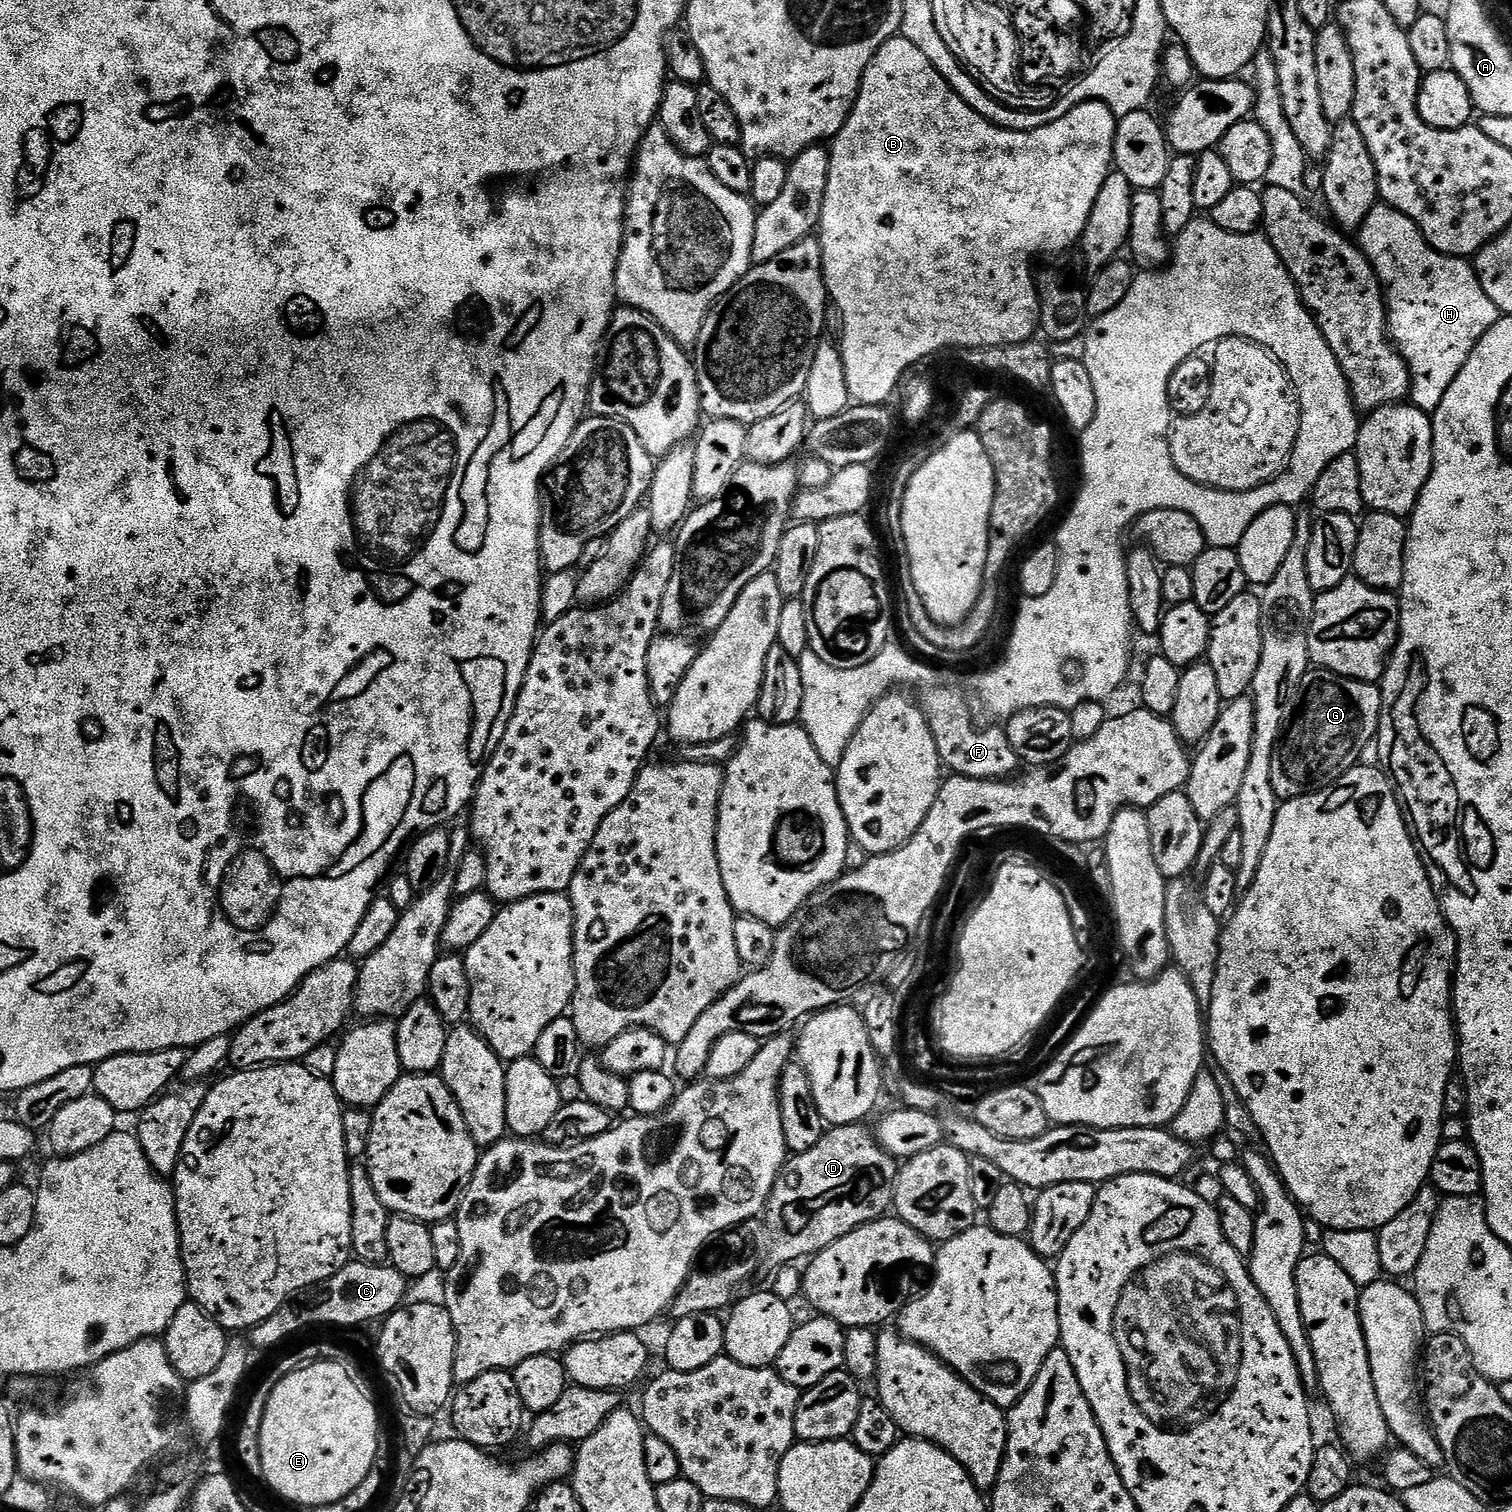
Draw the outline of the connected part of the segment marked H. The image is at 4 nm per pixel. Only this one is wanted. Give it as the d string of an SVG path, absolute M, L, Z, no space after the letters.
M1377 206L1361 222L1358 235L1358 247L1376 272L1384 293L1388 338L1408 370L1411 403L1431 414L1482 334L1502 314L1486 298L1475 267L1467 259L1434 251L1406 214Z

